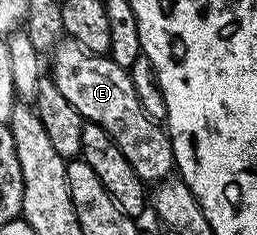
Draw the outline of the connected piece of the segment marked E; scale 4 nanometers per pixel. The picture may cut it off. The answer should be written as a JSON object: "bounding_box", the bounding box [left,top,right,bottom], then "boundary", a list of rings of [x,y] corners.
{"bounding_box":[51,38,174,182],"boundary":[[[63,38],[57,43],[57,47],[51,53],[51,59],[53,59],[51,79],[55,82],[55,86],[59,86],[63,98],[67,98],[67,102],[71,102],[71,106],[75,106],[75,110],[79,110],[79,114],[84,120],[103,126],[103,130],[107,130],[107,134],[111,134],[115,146],[119,146],[119,150],[123,150],[127,162],[131,162],[135,174],[139,174],[141,180],[156,182],[166,179],[174,171],[173,142],[169,139],[169,133],[158,121],[145,116],[143,106],[139,102],[139,94],[135,94],[135,86],[131,86],[131,78],[126,69],[119,67],[115,61],[109,59],[108,55],[91,54],[87,50],[83,50],[83,46],[79,46],[79,42],[68,38]]]}

